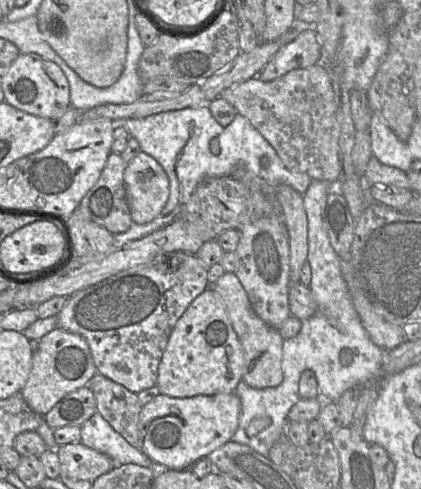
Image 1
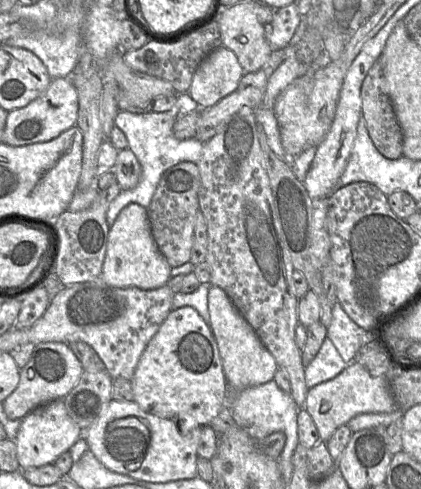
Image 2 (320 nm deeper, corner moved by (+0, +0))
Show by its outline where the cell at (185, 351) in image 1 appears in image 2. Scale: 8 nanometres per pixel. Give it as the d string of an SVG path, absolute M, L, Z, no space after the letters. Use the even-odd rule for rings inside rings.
M190 306L171 310L143 351L130 380L134 402L145 412L174 420L181 434L193 427L209 426L226 404L227 381L224 376L219 350L210 326Z

